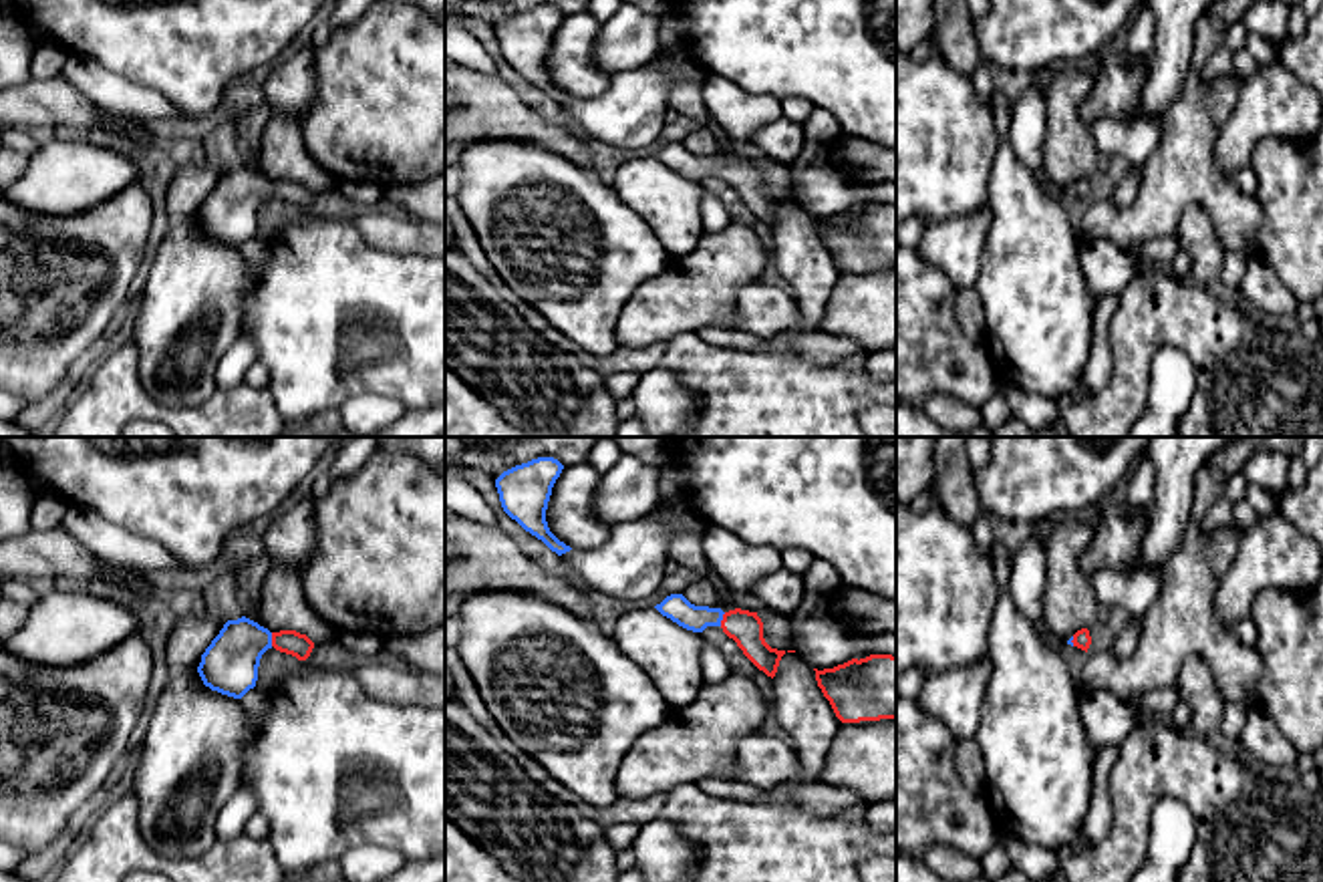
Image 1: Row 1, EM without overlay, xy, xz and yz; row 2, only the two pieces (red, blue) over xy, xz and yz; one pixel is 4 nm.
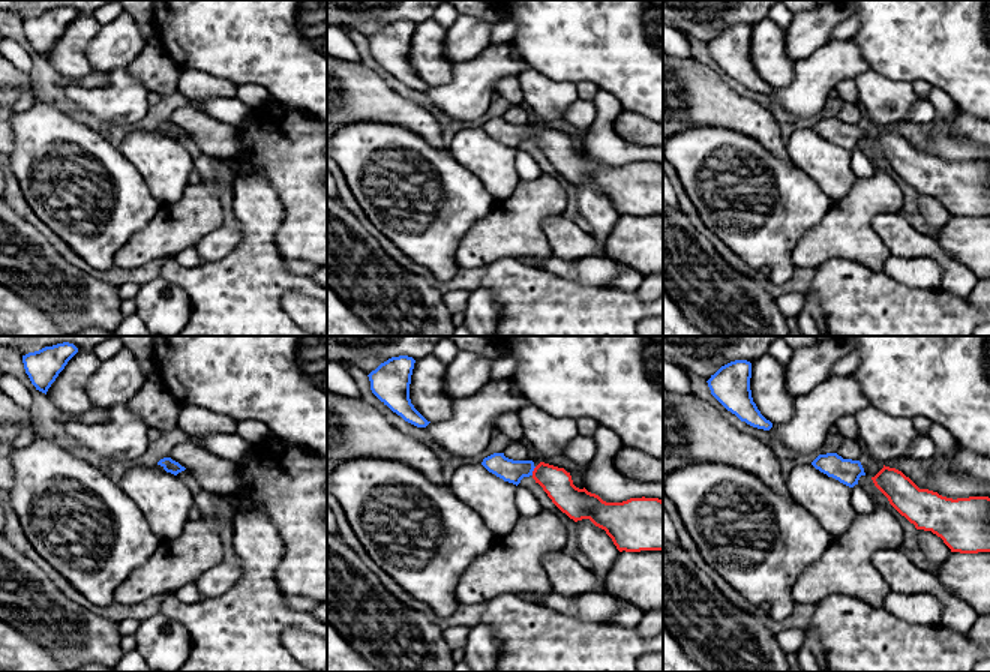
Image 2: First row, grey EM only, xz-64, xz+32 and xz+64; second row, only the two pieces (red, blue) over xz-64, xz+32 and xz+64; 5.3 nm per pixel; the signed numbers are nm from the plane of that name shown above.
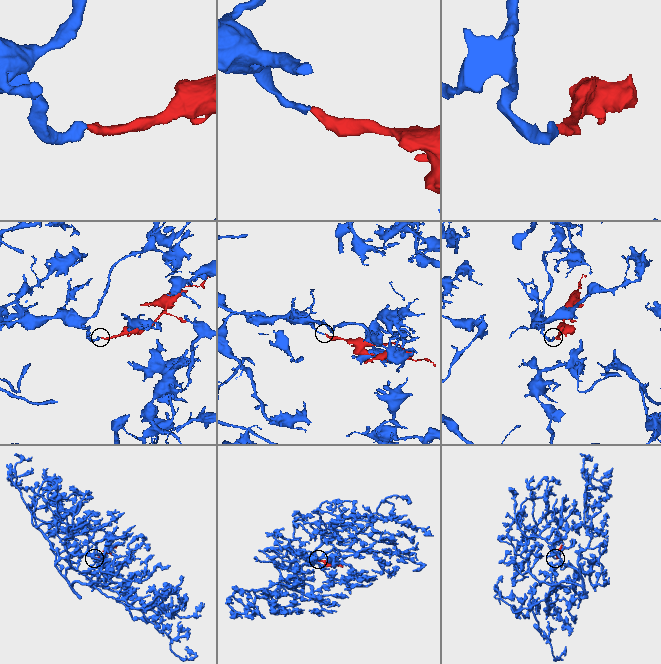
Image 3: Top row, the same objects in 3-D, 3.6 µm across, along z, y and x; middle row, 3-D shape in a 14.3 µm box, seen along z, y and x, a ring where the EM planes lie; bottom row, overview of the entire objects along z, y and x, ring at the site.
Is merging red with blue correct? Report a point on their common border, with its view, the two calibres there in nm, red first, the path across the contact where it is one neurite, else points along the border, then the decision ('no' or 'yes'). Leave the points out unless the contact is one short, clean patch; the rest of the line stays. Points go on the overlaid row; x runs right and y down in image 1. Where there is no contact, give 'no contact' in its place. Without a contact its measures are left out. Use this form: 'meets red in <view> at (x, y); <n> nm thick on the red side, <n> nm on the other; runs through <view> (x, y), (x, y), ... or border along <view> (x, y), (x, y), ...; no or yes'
meets red in xy at (272, 639); 100 nm thick on the red side, 220 nm on the other; runs through xy (292, 643), (272, 639), (254, 639), (230, 663); yes

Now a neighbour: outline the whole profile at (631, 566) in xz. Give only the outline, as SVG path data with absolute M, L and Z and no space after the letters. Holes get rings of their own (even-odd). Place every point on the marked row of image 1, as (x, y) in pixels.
M677 497L660 501L654 516L610 526L602 548L570 550L560 558L580 574L586 590L634 602L660 586L671 538L681 530L701 536L709 528L685 497Z

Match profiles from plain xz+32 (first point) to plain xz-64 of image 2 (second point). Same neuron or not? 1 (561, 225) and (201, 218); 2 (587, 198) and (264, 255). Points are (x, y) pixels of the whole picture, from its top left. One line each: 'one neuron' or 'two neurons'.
1: two neurons
2: one neuron

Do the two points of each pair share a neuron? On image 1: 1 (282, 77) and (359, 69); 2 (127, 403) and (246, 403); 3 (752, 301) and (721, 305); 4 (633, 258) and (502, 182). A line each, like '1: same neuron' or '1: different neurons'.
1: different neurons
2: same neuron
3: different neurons
4: same neuron

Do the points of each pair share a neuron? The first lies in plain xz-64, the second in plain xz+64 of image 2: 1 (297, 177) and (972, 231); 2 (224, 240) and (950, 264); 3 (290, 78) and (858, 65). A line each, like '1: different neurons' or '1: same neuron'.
1: same neuron
2: same neuron
3: different neurons

